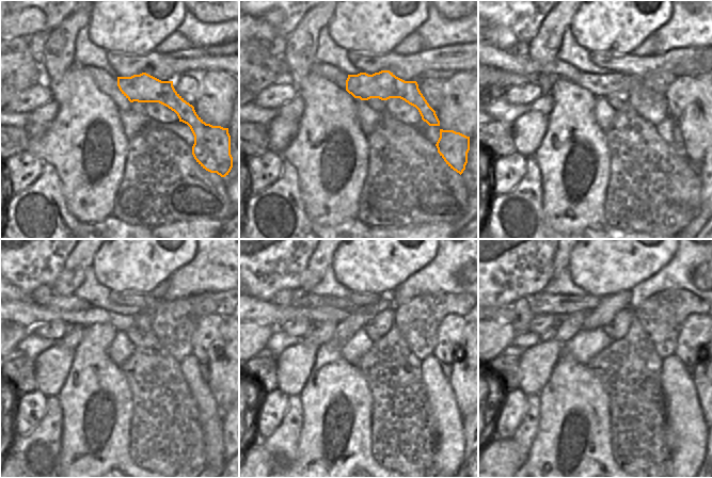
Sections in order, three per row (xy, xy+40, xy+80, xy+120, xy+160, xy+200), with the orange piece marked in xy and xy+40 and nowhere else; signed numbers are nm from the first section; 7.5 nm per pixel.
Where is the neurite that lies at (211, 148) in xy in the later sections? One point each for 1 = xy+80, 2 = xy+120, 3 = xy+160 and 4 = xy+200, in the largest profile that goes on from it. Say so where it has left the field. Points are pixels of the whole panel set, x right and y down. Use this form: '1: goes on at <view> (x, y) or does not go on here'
1: goes on at xy+80 (604, 85)
2: goes on at xy+120 (29, 315)
3: goes on at xy+160 (264, 313)
4: goes on at xy+200 (500, 315)

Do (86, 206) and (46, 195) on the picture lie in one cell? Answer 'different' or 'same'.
different

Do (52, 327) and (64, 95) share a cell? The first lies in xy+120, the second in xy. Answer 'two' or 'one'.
two

